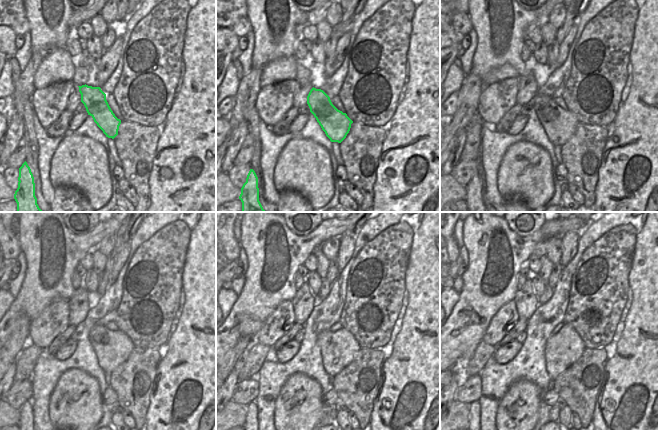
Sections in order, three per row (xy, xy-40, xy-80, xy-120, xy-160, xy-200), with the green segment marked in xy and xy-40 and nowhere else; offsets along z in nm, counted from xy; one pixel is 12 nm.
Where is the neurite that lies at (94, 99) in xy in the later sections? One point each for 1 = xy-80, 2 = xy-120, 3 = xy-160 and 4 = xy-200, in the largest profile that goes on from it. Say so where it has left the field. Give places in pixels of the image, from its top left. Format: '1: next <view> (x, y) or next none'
1: next xy-80 (559, 124)
2: next xy-120 (112, 348)
3: next xy-160 (338, 349)
4: next xy-200 (565, 347)

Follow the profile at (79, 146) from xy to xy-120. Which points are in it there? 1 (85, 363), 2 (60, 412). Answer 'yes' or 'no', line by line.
1: no
2: yes

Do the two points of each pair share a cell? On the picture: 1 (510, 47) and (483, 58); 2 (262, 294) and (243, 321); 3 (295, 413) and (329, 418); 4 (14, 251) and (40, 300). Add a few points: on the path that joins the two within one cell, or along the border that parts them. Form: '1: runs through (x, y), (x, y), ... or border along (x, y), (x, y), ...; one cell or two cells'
1: runs through (503, 53), (500, 55), (490, 55); one cell
2: runs through (256, 301), (248, 314); one cell
3: border along (323, 404), (320, 419); two cells
4: border along (15, 232), (18, 244), (22, 250); two cells

